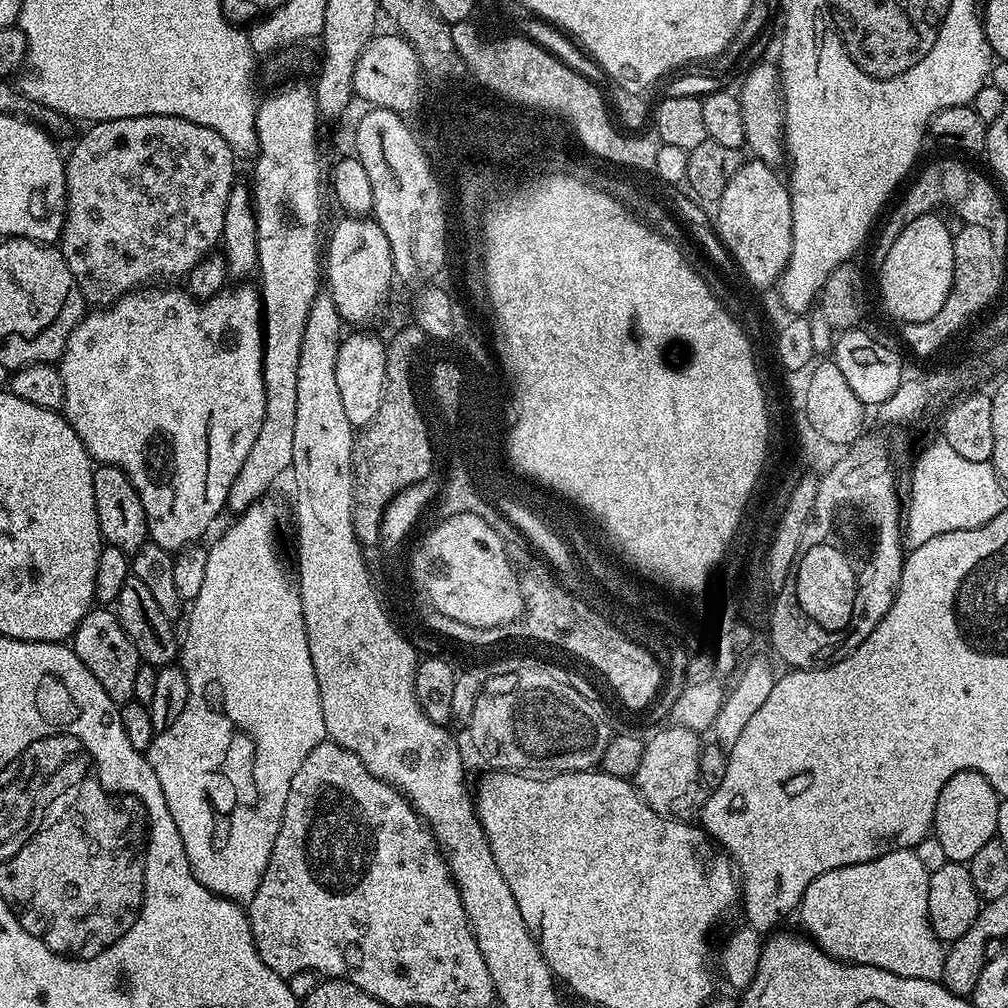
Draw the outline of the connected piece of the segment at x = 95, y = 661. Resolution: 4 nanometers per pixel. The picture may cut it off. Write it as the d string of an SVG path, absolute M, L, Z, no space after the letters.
M96 606L89 610L78 622L76 633L70 637L70 647L82 666L86 666L86 670L98 678L102 690L106 690L106 694L110 694L117 705L127 704L132 699L134 677L138 674L142 661L111 607Z

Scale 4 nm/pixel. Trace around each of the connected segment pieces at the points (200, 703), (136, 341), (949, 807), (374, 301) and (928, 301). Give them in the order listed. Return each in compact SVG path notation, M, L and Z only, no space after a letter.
M261 498L239 513L233 519L236 521L208 548L202 590L198 590L196 599L191 601L192 613L188 616L188 629L182 632L182 643L178 648L178 667L186 674L188 687L186 706L173 724L166 726L166 730L157 732L146 753L154 774L158 774L162 794L166 794L170 818L174 818L174 826L178 826L178 834L182 834L182 846L186 850L186 858L190 862L194 878L198 878L198 882L202 882L202 886L206 886L206 890L210 890L215 896L235 900L241 906L247 905L254 898L254 890L258 890L258 882L270 862L274 838L278 838L278 826L286 810L286 794L290 794L290 782L294 782L298 766L302 766L306 754L310 754L314 746L325 743L328 734L326 722L322 718L318 678L314 674L314 662L310 658L308 635L302 618L300 589L293 573L284 569L284 564L276 553L276 504L268 499Z
M248 282L237 283L240 284L237 288L229 287L208 300L196 300L186 290L180 289L179 292L176 289L179 287L176 286L145 286L135 292L127 292L113 304L97 307L85 314L80 323L74 326L58 361L58 371L64 387L64 419L74 430L74 434L78 434L82 446L96 464L118 466L118 470L126 474L142 502L142 510L148 519L150 539L173 554L195 545L199 536L207 534L216 515L225 511L229 488L238 476L238 470L242 470L242 462L246 462L246 454L250 454L250 446L254 446L258 430L262 430L262 418L266 414L266 390L262 382L264 325L260 293L253 285L251 288L246 283Z
M959 772L946 782L946 786L942 786L932 826L938 842L942 842L948 861L967 865L974 854L978 854L978 850L995 837L1000 801L994 786L990 786L981 772Z
M345 215L332 228L332 237L326 240L326 259L322 264L322 272L326 277L326 291L334 298L334 306L338 306L338 314L345 325L368 326L368 323L381 315L382 309L389 303L388 291L392 288L394 273L392 271L392 251L386 233L374 218L368 216Z
M936 214L919 216L914 218L894 238L894 246L886 250L886 254L879 261L880 263L880 296L888 307L890 315L900 324L913 324L914 322L926 322L926 318L934 318L938 310L946 302L946 294L950 294L950 286L954 282L954 242L952 237L953 229L948 229Z

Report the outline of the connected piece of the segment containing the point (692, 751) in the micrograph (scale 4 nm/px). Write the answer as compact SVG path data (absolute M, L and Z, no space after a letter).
M676 724L653 732L652 741L645 743L642 762L638 762L636 791L658 814L671 820L691 821L699 817L706 799L706 784L700 775L701 733Z

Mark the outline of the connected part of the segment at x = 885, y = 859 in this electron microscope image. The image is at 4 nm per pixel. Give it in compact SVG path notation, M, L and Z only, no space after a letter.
M902 848L898 851L887 852L877 859L868 860L865 863L855 863L854 866L836 867L819 875L810 886L806 888L803 898L800 900L798 917L800 916L804 926L803 931L828 955L842 960L845 963L872 965L875 968L884 969L887 972L898 974L900 977L912 977L919 980L939 981L944 975L945 947L933 932L929 920L929 878L931 873L926 870L918 859L915 849Z

